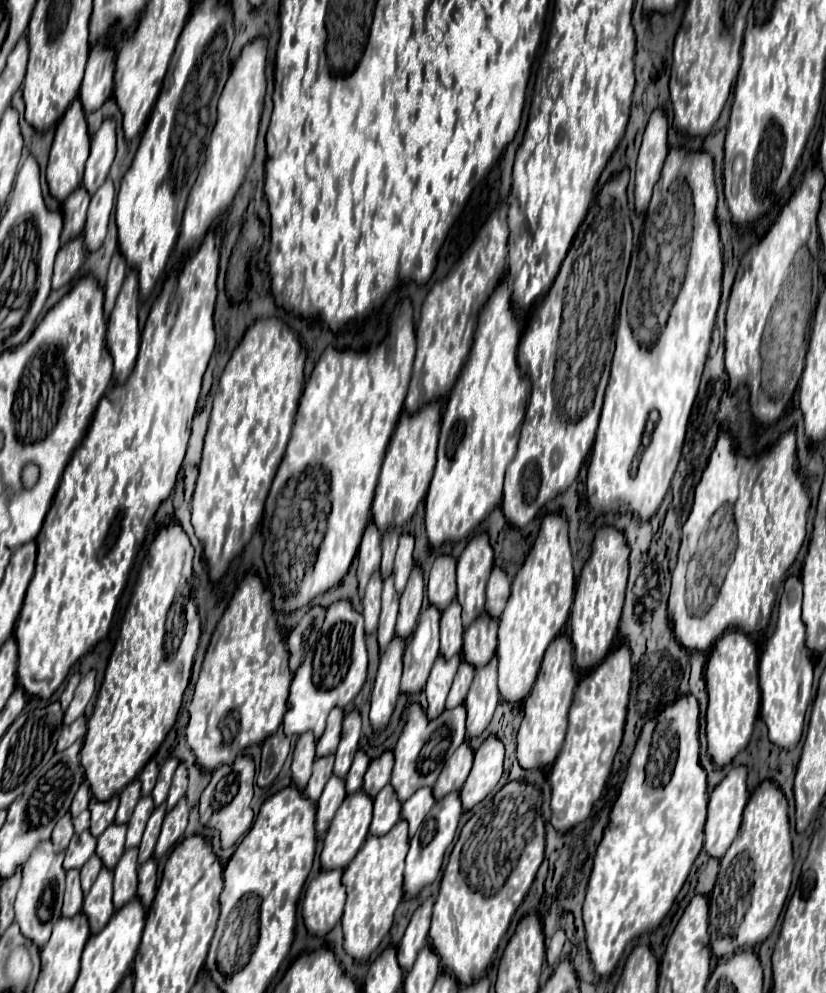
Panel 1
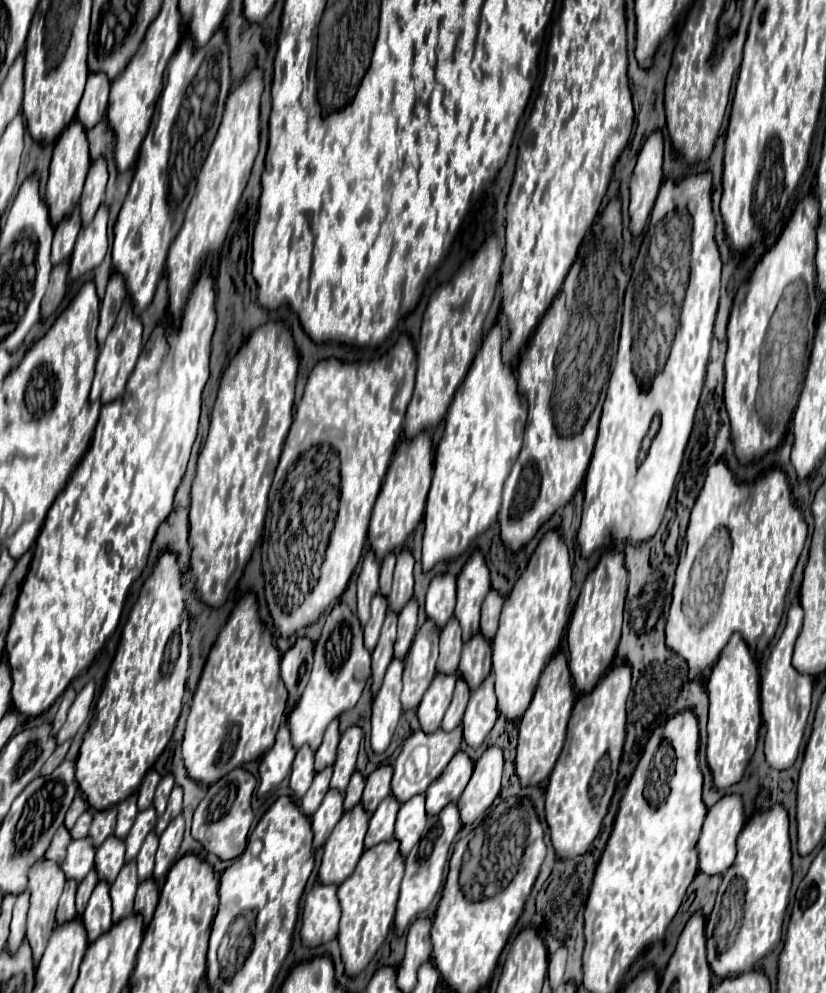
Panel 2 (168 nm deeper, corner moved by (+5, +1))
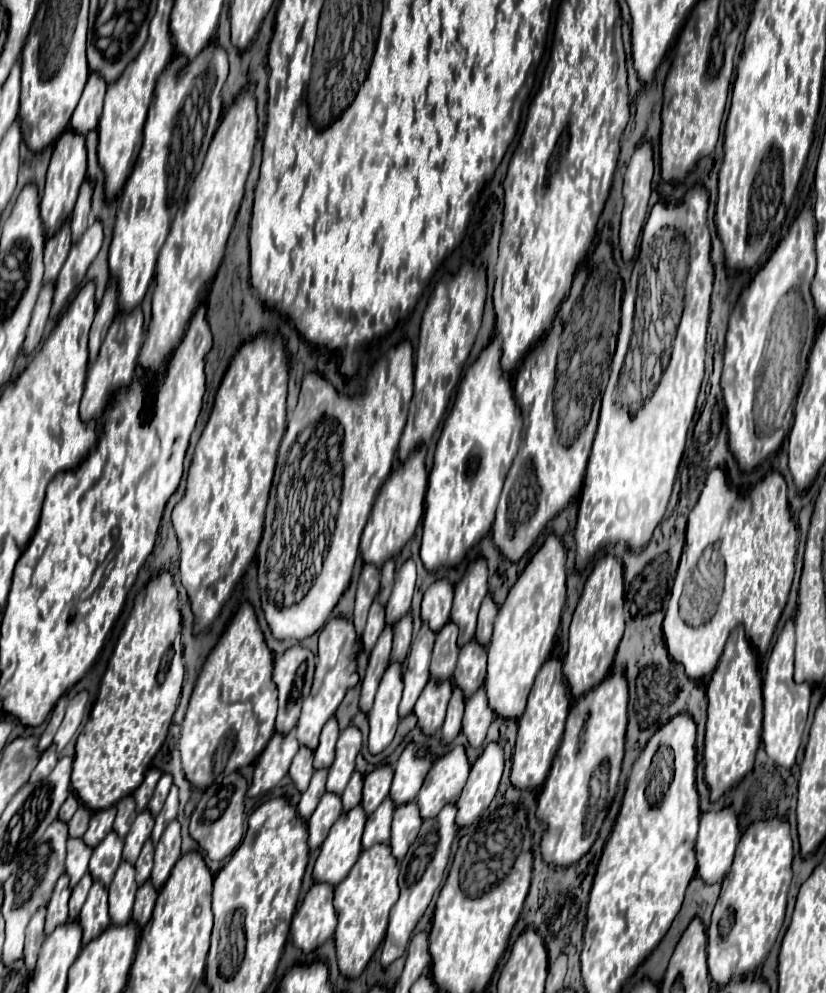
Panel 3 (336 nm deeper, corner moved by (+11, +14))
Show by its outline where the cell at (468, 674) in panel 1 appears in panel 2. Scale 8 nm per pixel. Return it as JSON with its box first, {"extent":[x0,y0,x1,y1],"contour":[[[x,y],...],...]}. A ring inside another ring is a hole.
{"extent":[443,675,469,731],"contour":[[[459,675],[457,679],[457,685],[455,685],[455,691],[453,691],[453,699],[451,699],[451,705],[443,717],[443,729],[445,731],[451,731],[455,729],[457,725],[461,725],[461,719],[463,719],[463,713],[465,713],[465,707],[467,707],[467,701],[469,701],[469,685],[467,681]]]}

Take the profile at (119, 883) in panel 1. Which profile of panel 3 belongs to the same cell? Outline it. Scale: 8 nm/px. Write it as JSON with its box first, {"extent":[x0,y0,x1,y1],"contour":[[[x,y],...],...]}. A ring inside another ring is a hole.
{"extent":[109,862,137,926],"contour":[[[121,862],[111,886],[109,886],[109,918],[115,926],[125,926],[131,922],[131,910],[135,902],[137,882],[135,868],[129,862]]]}

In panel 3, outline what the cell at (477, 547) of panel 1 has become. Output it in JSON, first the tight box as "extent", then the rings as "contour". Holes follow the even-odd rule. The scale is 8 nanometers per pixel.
{"extent":[451,558,487,648],"contour":[[[483,558],[469,564],[465,576],[455,586],[455,600],[451,610],[451,622],[457,622],[461,630],[461,638],[457,640],[459,648],[465,646],[475,638],[475,626],[477,626],[477,612],[487,596],[487,564]]]}

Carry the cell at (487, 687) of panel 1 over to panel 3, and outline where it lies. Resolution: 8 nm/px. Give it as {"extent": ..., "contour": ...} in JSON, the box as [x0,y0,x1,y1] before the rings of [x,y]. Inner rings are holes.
{"extent":[463,688,495,748],"contour":[[[479,688],[469,700],[465,700],[465,716],[463,716],[463,734],[467,736],[473,748],[479,748],[483,744],[491,720],[495,720],[495,714],[487,704],[485,688]]]}

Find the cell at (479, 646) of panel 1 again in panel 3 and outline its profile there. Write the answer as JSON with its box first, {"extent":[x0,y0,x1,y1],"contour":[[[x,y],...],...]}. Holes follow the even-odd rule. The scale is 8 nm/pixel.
{"extent":[453,640,487,698],"contour":[[[477,640],[465,644],[459,652],[457,668],[453,674],[453,684],[463,692],[463,698],[471,698],[487,676],[487,648]]]}

